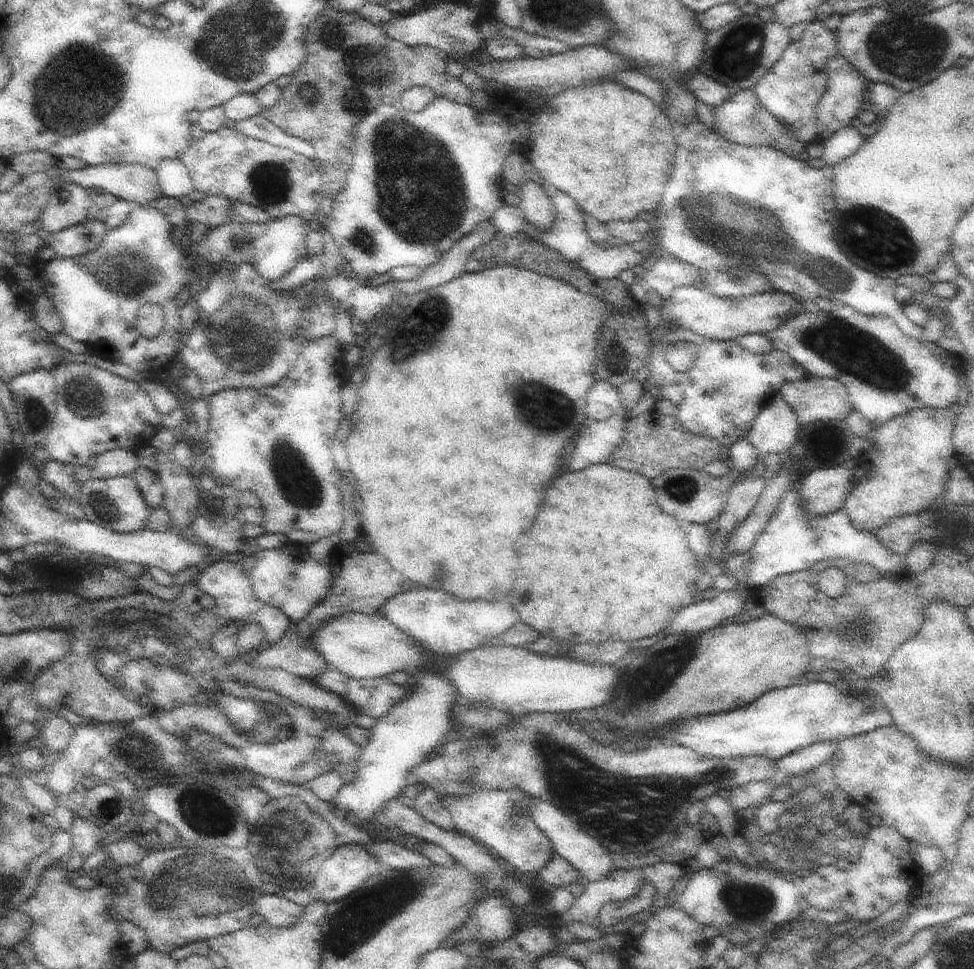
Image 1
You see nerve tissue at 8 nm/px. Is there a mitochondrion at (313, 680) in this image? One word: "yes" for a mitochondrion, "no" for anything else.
no

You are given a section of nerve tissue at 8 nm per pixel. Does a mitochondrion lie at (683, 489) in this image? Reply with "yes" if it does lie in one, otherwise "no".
yes

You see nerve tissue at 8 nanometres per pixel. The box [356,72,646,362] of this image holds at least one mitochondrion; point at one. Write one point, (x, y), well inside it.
(418, 197)

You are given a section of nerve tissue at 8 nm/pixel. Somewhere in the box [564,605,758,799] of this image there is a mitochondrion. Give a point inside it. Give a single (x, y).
(673, 661)

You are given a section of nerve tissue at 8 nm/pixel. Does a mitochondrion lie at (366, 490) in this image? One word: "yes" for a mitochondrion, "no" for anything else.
no

